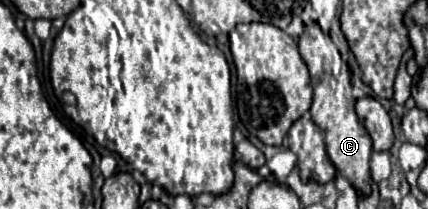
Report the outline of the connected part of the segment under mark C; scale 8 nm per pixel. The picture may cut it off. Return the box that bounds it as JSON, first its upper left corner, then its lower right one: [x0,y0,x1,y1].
[298,23,372,193]

